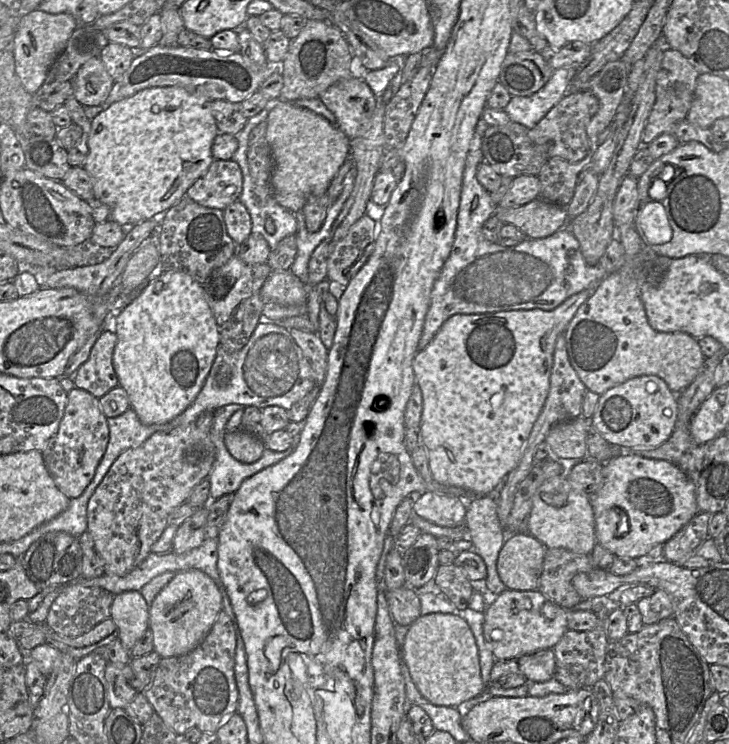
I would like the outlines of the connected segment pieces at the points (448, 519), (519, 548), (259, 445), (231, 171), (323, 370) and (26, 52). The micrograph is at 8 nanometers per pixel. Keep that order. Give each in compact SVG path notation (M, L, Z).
M425 492L415 497L413 513L441 527L456 527L465 524L467 505L453 496Z
M527 531L508 534L499 552L497 571L507 589L538 588L546 547Z
M246 430L226 433L225 445L230 454L242 463L258 461L266 448L259 436Z
M213 160L206 174L187 191L201 206L221 210L239 200L243 188L242 172L233 160Z
M292 329L289 332L309 360L317 385L322 385L327 373L329 350L315 332L300 329Z
M36 9L21 14L12 42L15 71L28 93L33 95L42 86L50 67L77 27L78 22L67 13L49 14Z

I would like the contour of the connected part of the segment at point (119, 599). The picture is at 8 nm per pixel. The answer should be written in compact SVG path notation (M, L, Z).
M126 591L114 596L110 619L118 628L118 640L128 652L149 628L149 610L140 591Z

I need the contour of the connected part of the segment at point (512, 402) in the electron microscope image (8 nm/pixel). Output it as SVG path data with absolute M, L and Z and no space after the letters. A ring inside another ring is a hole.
M583 290L564 301L552 311L540 309L502 311L484 314L456 314L450 317L438 330L428 346L418 352L413 360L415 383L422 391L422 416L419 428L420 443L428 453L429 468L434 481L447 486L455 486L487 496L498 483L517 465L522 455L522 447L528 440L533 425L541 413L550 390L550 376L553 366L554 350L557 338L565 331L578 308L589 298L593 290Z

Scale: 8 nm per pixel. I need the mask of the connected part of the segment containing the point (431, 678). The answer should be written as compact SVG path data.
M461 613L421 615L407 628L401 658L421 695L435 706L456 708L487 688L481 677L474 635Z

